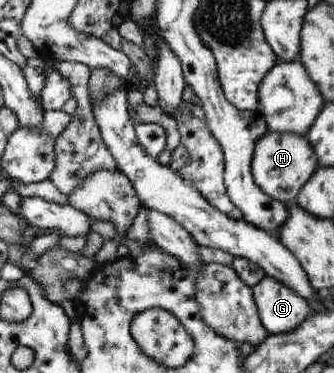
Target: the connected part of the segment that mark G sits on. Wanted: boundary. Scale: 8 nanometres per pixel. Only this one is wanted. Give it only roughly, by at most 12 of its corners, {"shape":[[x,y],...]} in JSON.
{"shape":[[266,275],[252,287],[269,334],[293,331],[306,299]]}

